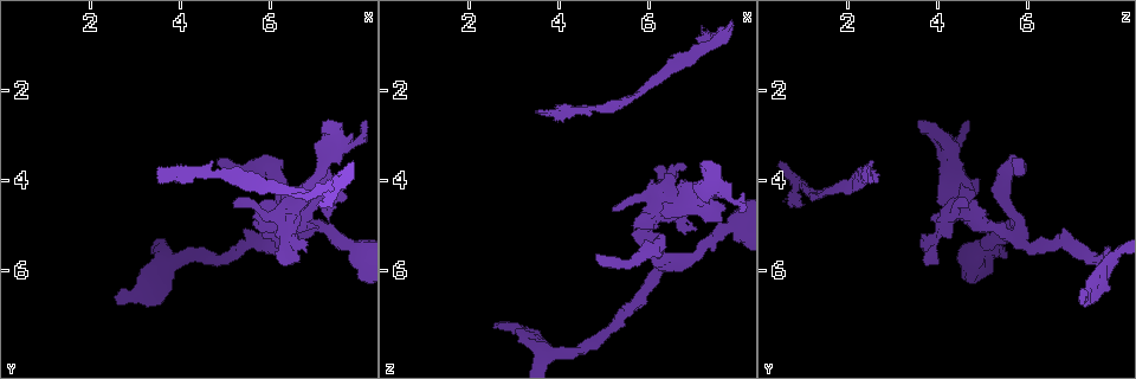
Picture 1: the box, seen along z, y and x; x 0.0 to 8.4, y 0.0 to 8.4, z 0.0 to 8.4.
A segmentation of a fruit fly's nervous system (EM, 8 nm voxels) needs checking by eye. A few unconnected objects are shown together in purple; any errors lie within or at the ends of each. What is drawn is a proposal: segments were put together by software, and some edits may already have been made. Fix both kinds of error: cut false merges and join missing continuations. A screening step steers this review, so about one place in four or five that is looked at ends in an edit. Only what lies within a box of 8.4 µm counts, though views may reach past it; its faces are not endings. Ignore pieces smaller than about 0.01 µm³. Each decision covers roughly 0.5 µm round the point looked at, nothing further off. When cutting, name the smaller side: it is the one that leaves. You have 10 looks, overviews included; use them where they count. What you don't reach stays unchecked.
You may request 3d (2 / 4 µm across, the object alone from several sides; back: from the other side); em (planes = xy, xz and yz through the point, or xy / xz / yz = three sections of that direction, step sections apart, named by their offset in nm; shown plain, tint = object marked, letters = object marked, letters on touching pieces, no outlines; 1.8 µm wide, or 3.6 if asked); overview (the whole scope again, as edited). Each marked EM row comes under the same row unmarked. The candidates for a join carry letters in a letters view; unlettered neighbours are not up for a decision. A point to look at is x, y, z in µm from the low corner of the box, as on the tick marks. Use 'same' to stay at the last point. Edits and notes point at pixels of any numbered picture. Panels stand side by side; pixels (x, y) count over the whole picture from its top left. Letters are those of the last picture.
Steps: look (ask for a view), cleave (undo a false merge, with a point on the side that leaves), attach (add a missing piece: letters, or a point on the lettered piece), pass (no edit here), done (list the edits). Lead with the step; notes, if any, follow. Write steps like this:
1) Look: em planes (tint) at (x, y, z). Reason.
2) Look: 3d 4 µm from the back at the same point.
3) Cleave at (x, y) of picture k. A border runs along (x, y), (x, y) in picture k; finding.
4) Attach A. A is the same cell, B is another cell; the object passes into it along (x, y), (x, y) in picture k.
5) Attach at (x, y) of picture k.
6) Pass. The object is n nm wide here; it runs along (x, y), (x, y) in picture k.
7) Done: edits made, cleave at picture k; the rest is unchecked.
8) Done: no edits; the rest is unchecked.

Look: em 3.6 µm planes (letters) at (2.60, 6.75, 7.20). Branch stops here.

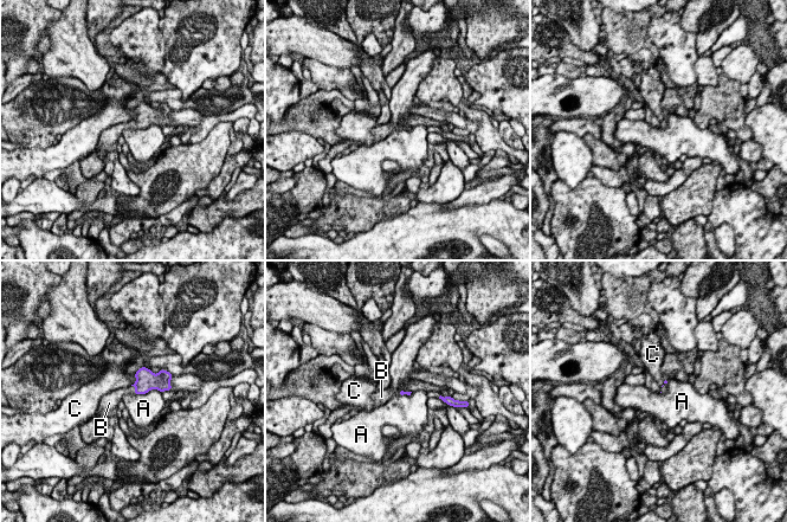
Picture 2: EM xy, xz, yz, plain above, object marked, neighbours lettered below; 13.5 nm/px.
Attach at (118, 394) of picture 2. B is the same cell, A and C are other cells; the object passes into it along (146, 380), (135, 388), (118, 394) in picture 2; it goes on there.

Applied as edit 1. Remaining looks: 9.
Look: overview. See it whole again.

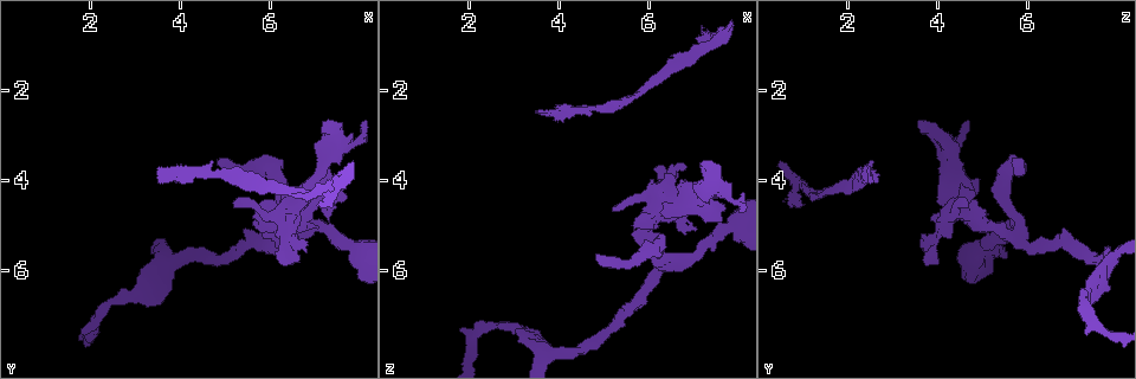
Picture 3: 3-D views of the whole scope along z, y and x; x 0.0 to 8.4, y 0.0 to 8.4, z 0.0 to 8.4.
Look: 3d 4 µm at (3.50, 4.05, 2.55). Long arm stops here.

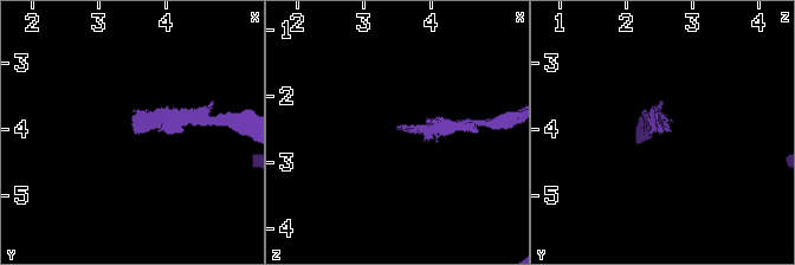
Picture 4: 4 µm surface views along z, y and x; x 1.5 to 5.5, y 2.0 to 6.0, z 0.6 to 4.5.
Look: em 3.6 µm planes (letters) at (3.55, 4.05, 2.50).

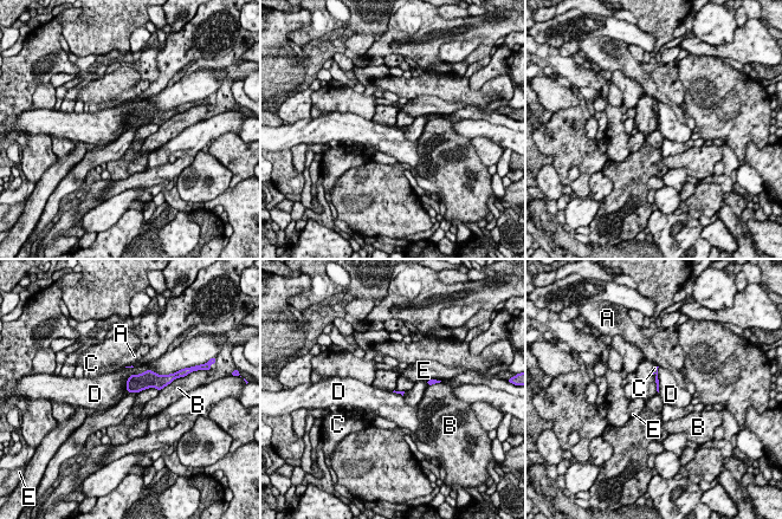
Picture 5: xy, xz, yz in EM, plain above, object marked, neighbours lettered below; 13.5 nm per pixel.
Pass. A, B, C, D and E are other cells; a border runs along (165, 374), (133, 374), (125, 390) in picture 5; no lettered piece goes on from it.

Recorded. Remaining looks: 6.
Look: em planes (letters) at (4.85, 3.70, 5.60). End of a long branch.

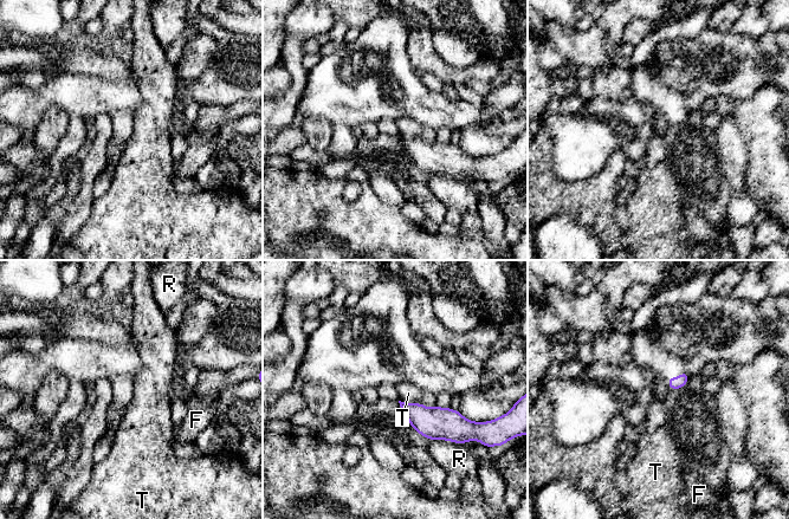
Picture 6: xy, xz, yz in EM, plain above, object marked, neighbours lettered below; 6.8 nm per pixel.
Pass. F, R and T are other cells; none of them fits.

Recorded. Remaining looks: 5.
Look: 3d 2 µm at (7.15, 2.75, 3.65). An open end.

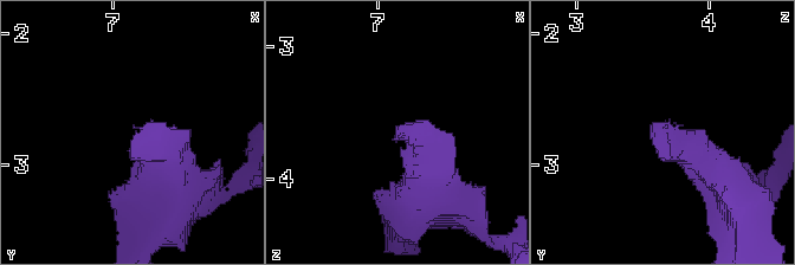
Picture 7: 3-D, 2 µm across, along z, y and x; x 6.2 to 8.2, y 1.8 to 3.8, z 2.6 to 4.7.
Look: em planes (letters) at (7.18, 2.72, 3.68).

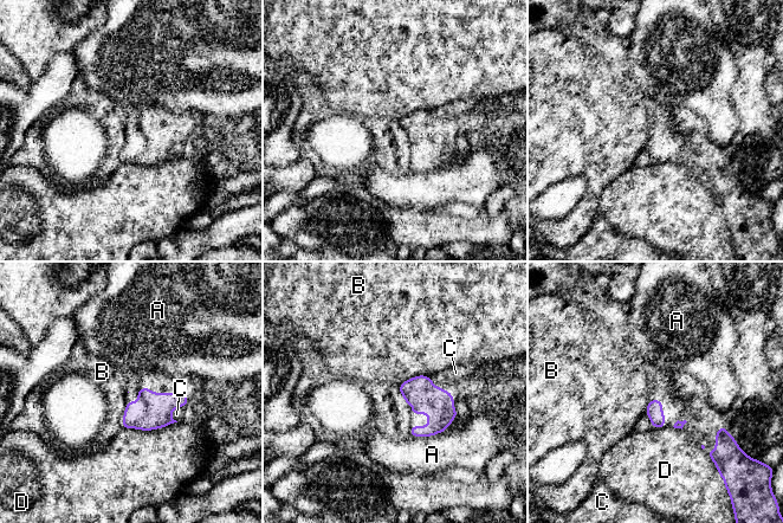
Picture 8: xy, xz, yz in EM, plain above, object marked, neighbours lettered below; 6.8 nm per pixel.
Pass. A, B, C and D are other cells; a border runs along (422, 374), (412, 376), (401, 383) in picture 8; none of them fits.

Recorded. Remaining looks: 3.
Done: edits made, attach at picture 2; the rest is unchecked.

